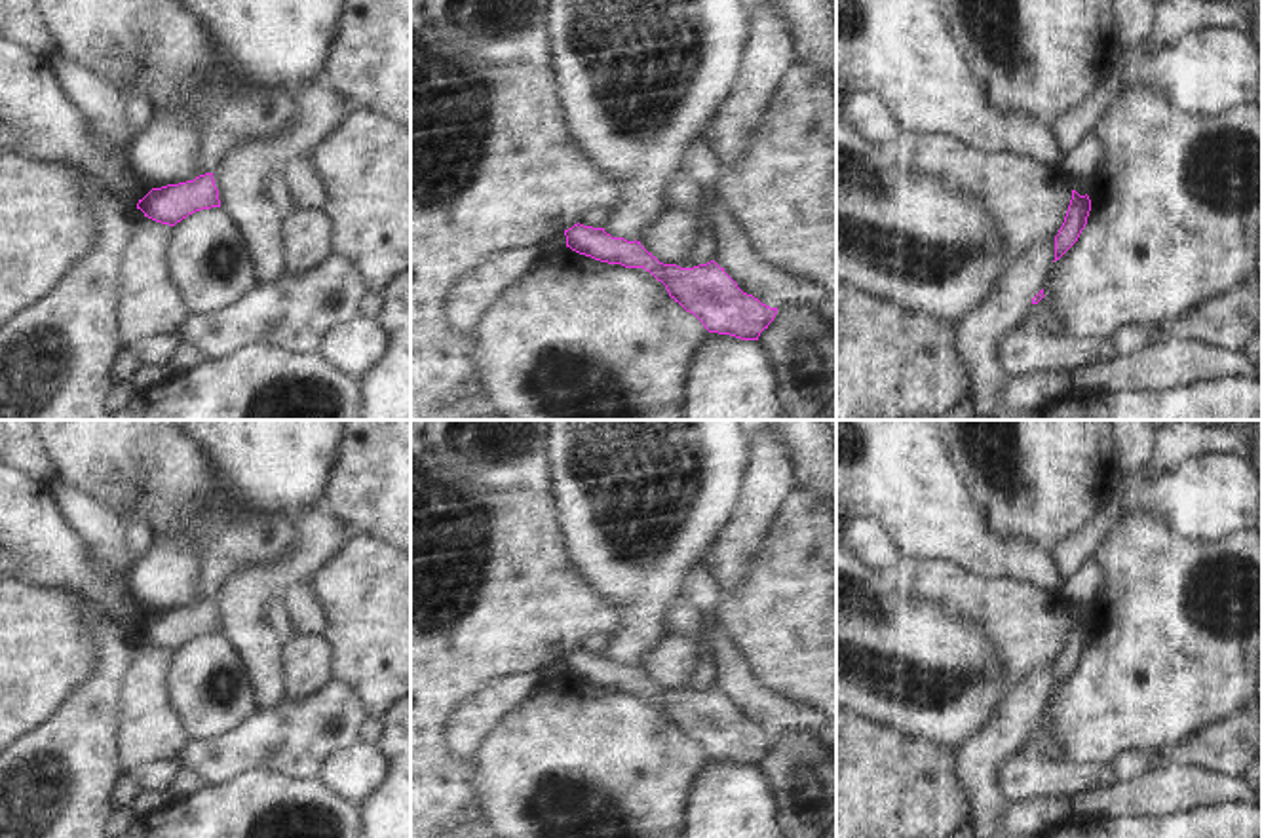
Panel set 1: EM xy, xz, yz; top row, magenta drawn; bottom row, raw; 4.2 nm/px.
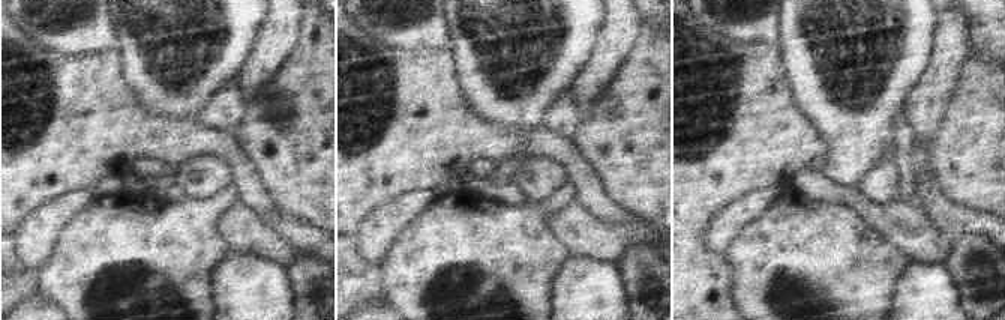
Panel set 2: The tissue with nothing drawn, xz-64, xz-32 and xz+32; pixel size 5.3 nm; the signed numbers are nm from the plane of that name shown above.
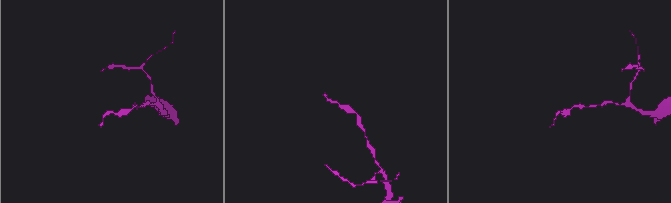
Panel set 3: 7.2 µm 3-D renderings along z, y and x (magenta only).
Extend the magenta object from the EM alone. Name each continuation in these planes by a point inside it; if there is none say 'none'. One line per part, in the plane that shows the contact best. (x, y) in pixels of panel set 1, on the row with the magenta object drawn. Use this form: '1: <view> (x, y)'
1: yz (1044, 310).

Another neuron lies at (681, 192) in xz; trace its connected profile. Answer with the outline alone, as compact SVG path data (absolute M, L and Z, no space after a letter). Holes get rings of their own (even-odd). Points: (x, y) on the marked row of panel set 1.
M680 173L677 179L667 182L665 198L671 207L684 207L696 213L699 209L703 194L694 181Z

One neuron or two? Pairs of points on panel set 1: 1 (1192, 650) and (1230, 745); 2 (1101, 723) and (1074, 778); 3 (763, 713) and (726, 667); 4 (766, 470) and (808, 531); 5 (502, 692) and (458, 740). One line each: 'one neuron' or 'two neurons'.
1: two neurons
2: two neurons
3: one neuron
4: two neurons
5: one neuron

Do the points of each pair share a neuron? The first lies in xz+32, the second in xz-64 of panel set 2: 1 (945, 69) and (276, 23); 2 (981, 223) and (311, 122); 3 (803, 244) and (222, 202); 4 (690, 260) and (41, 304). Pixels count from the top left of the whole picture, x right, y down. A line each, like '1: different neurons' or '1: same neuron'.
1: same neuron
2: different neurons
3: same neuron
4: different neurons

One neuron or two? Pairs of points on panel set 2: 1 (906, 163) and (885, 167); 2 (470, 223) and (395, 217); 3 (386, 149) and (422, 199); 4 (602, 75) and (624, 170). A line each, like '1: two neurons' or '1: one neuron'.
1: two neurons
2: two neurons
3: two neurons
4: two neurons

